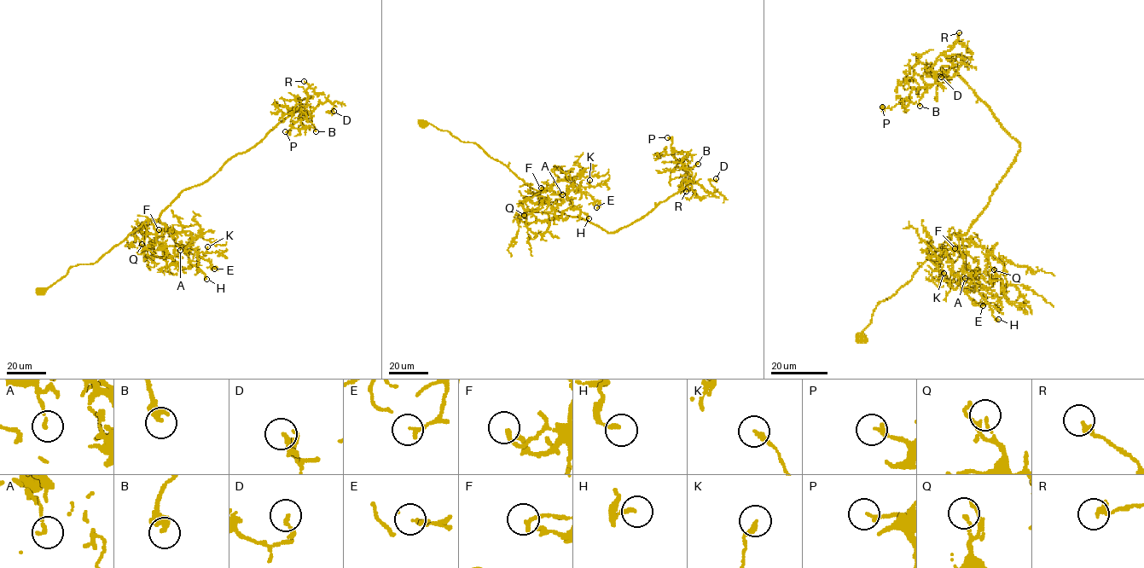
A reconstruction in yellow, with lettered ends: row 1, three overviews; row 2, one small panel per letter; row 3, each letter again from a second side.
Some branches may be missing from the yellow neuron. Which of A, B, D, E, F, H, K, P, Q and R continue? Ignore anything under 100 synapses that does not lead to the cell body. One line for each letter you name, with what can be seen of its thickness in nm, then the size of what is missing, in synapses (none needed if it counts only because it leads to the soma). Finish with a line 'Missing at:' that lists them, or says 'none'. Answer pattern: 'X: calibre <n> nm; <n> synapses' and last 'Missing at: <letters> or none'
Missing at: none

